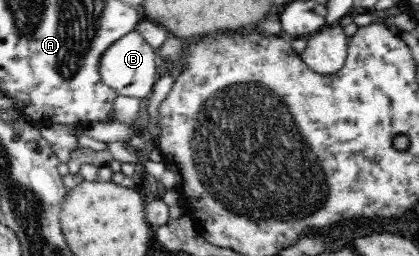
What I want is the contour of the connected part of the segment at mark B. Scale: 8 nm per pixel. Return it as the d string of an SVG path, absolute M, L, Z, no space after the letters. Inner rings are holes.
M136 29L114 41L107 50L101 54L99 73L101 81L112 87L117 95L136 97L137 99L149 98L152 95L153 85L158 80L159 69L155 63L155 48Z

